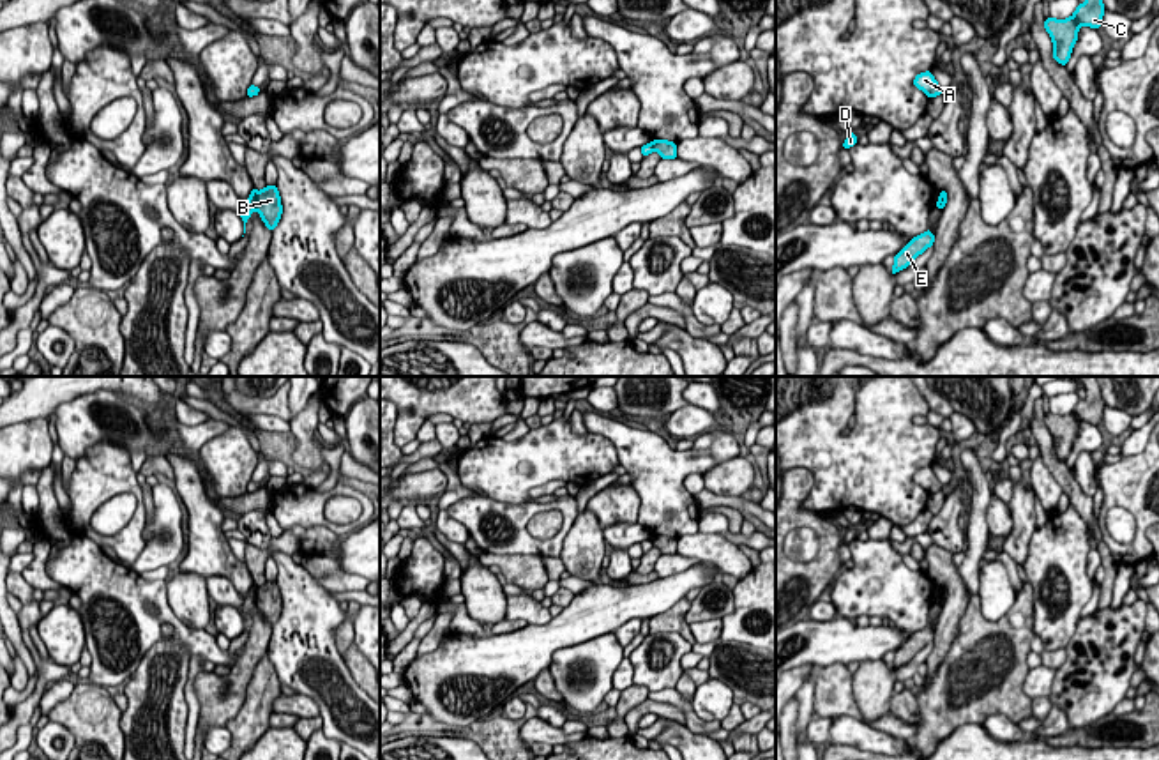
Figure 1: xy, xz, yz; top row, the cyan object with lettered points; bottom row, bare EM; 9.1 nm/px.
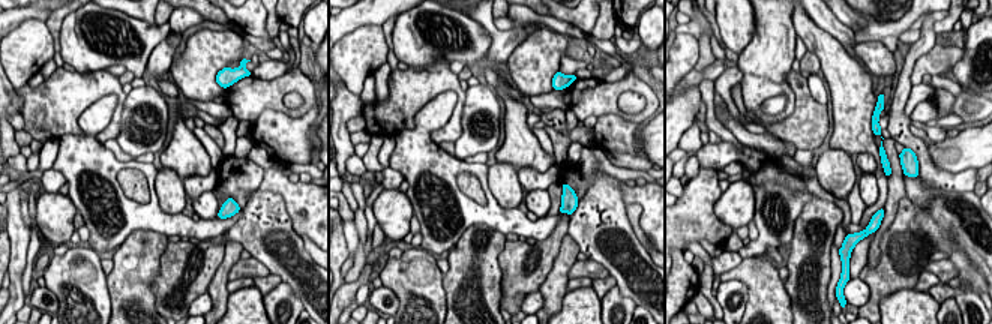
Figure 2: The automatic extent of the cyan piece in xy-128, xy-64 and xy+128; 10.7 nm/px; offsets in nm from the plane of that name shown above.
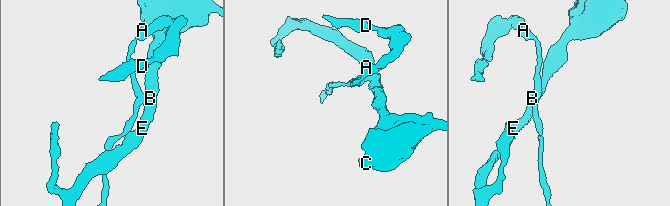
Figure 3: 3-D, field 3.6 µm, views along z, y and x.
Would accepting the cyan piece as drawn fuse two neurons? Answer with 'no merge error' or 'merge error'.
merge error

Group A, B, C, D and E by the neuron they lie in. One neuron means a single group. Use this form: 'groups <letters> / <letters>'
groups A D / B C E

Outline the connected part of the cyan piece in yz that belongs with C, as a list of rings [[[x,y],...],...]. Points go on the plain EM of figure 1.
[[[1078,376],[1085,387],[1087,396],[1079,399],[1074,410],[1067,415],[1046,414],[1044,424],[1053,437],[1055,458],[1067,461],[1072,444],[1078,437],[1079,422],[1097,426],[1102,421],[1104,399],[1097,376]]]

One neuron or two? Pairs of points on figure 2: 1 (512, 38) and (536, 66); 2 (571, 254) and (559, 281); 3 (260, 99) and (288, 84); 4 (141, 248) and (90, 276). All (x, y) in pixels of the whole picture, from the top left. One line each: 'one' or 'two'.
1: two
2: one
3: one
4: two

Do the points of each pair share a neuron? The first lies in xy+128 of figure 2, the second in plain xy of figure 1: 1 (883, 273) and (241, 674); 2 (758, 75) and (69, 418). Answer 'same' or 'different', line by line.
1: different
2: different

